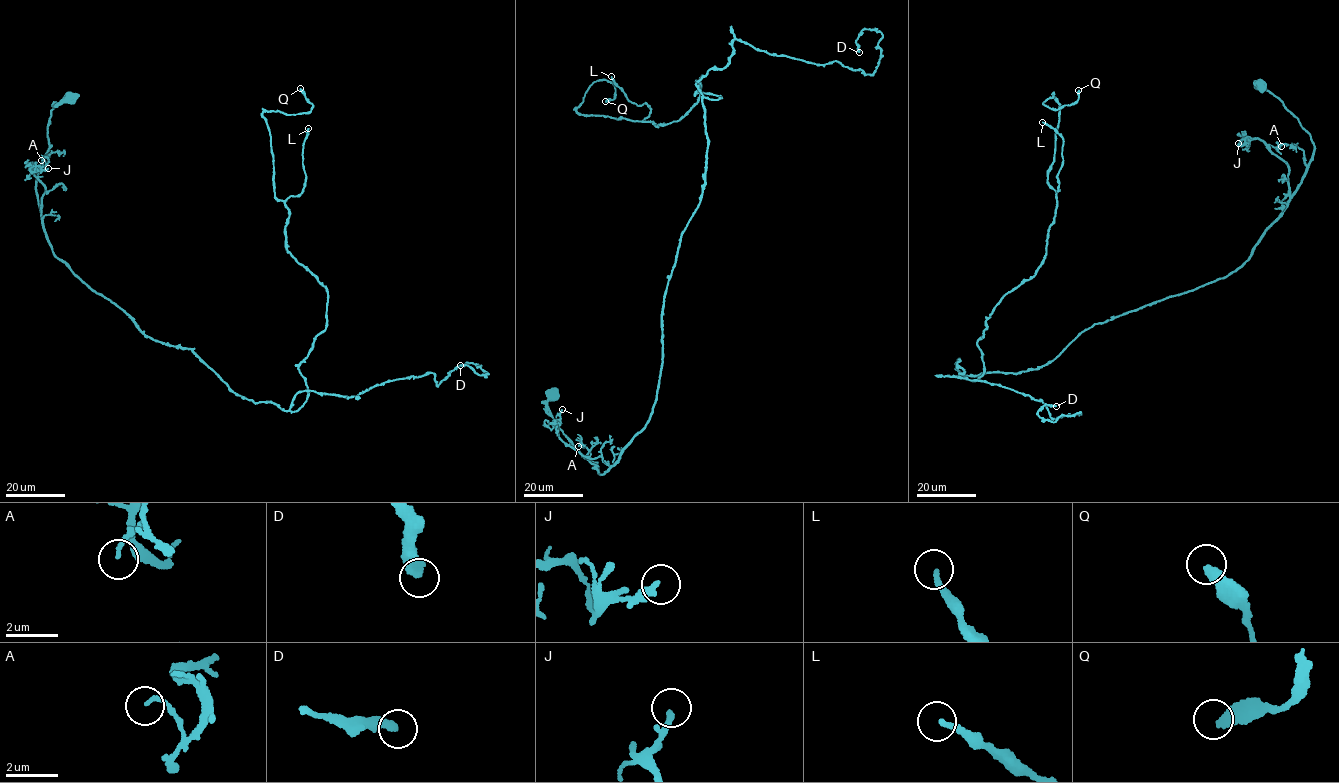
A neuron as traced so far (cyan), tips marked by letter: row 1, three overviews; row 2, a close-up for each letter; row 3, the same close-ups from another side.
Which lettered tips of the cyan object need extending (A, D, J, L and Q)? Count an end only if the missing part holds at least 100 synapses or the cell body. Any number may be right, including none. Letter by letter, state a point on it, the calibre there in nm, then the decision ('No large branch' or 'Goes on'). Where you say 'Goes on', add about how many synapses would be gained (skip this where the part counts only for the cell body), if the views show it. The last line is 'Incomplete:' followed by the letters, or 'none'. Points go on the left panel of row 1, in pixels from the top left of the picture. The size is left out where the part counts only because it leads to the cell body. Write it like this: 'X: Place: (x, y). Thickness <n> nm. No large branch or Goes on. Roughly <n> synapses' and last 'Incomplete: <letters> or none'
A: Place: (41, 160). Thickness 130 nm. No large branch
D: Place: (460, 365). Thickness 340 nm. No large branch
J: Place: (48, 168). Thickness 220 nm. No large branch
L: Place: (308, 128). Thickness 240 nm. No large branch
Q: Place: (300, 88). Thickness 420 nm. No large branch
Incomplete: none

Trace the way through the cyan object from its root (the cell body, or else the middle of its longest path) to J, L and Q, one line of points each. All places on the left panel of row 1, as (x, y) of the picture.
J: (70, 96), (51, 111), (49, 148), (37, 177), (40, 208), (45, 187), (30, 164), (42, 171), (48, 168)
L: (70, 96), (51, 111), (36, 189), (55, 255), (145, 334), (293, 411), (328, 299), (285, 235), (308, 128)
Q: (70, 96), (36, 189), (55, 255), (293, 411), (328, 294), (287, 249), (262, 114), (310, 112), (300, 88)

